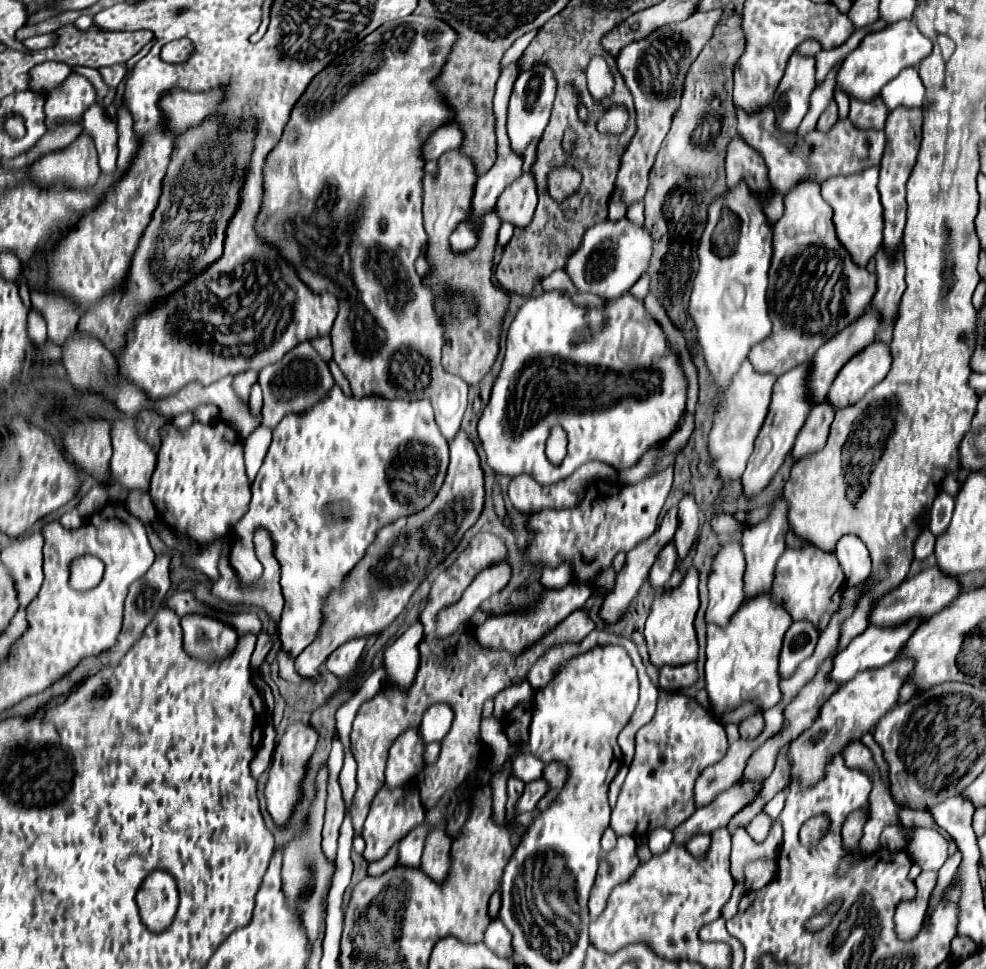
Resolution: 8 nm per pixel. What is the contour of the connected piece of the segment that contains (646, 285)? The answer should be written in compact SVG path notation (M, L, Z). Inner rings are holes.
M642 276L636 284L634 284L634 288L630 290L634 296L638 296L640 300L642 298L646 298L648 296L648 292L650 292L650 276Z

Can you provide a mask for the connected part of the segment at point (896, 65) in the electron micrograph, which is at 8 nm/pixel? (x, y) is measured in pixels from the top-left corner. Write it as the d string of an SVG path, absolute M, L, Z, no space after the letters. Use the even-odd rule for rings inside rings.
M898 20L896 24L886 26L882 32L868 34L860 42L860 46L844 58L838 72L838 84L850 98L858 98L864 102L872 100L880 94L884 84L900 74L900 70L904 70L906 66L918 66L930 52L932 42L916 28L916 24L912 20Z

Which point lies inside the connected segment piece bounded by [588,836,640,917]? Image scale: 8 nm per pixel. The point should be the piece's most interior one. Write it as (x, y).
(616, 866)

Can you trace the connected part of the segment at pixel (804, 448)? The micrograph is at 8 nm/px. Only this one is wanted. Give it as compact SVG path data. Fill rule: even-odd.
M828 398L820 404L814 404L814 408L810 410L806 424L798 432L798 438L796 438L796 444L794 444L792 454L794 454L796 460L824 448L832 420L834 420L834 408L828 402Z

